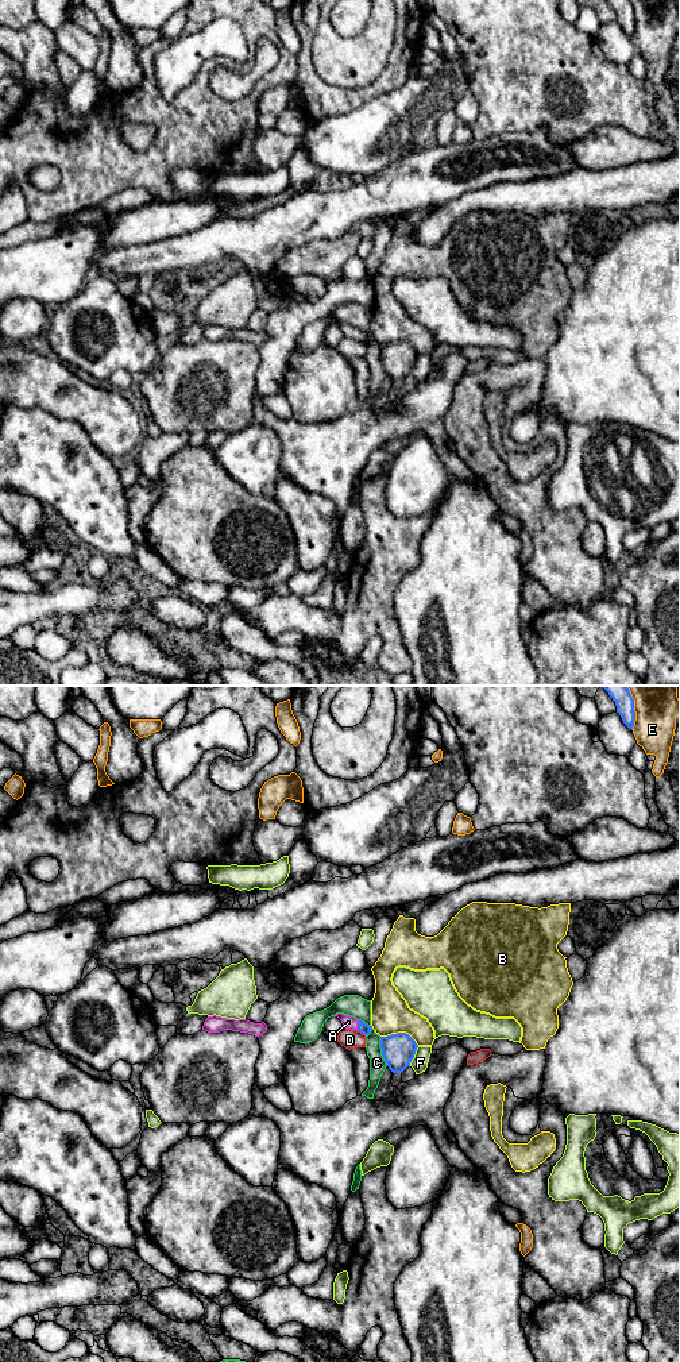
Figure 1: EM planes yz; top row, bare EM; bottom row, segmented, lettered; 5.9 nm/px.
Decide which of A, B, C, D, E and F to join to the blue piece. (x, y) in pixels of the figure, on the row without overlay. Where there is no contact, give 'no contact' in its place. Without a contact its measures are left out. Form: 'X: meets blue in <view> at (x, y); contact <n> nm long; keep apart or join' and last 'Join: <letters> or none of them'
A: meets blue in yz at (358, 334); contact 60 nm long; join
B: meets blue in yz at (400, 342); contact 240 nm long; keep apart
C: meets blue in yz at (382, 359); contact 190 nm long; keep apart
D: meets blue in yz at (360, 340); contact 70 nm long; keep apart
E: meets blue in yz at (633, 19); contact 240 nm long; keep apart
F: meets blue in yz at (413, 365); contact 130 nm long; keep apart
Join: A

